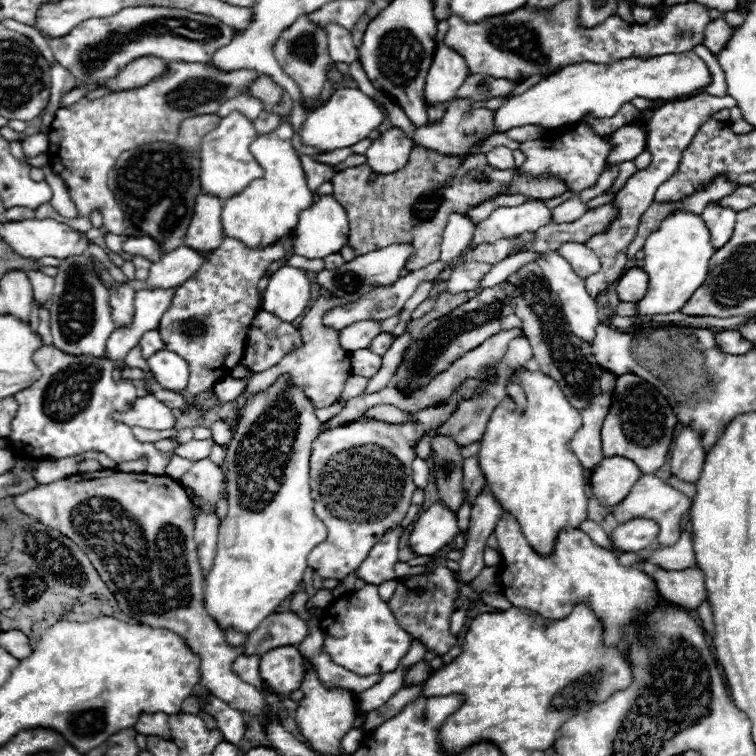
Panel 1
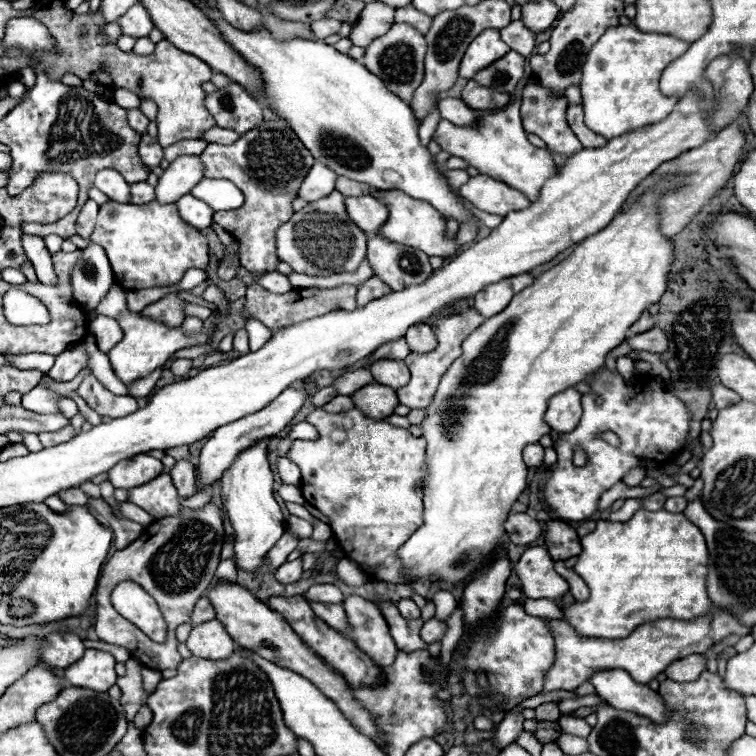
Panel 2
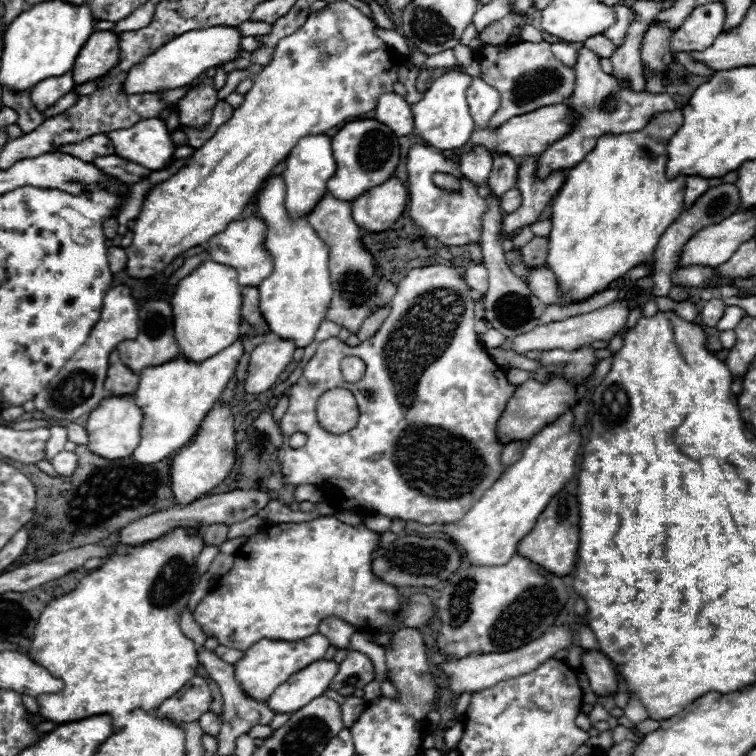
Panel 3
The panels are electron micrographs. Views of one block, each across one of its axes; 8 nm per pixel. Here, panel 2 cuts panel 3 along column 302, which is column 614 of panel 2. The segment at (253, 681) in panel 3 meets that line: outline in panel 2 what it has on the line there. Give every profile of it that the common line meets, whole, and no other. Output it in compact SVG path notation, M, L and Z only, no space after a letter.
M710 608L708 614L696 618L696 620L654 620L638 626L630 636L622 640L608 640L608 638L588 638L578 634L570 624L564 620L548 620L550 628L554 632L556 640L556 660L554 666L548 670L544 678L544 690L542 692L554 692L554 690L574 690L580 684L588 682L588 678L596 670L608 670L608 668L622 668L630 672L630 676L636 682L648 684L654 680L660 672L664 672L672 662L690 656L690 654L704 654L714 644L722 642L724 638L738 634L746 636L750 634L750 628L736 622L728 610L716 610Z

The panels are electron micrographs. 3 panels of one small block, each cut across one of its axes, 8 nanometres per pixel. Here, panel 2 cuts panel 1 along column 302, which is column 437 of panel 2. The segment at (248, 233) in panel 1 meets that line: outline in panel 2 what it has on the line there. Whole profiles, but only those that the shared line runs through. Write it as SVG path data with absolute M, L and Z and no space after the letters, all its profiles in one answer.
M196 2L196 6L218 26L224 42L228 42L250 66L256 66L256 70L260 70L262 90L258 92L256 100L266 104L276 116L280 116L282 120L288 122L288 126L292 126L294 134L312 152L316 162L324 162L324 166L328 166L336 174L348 176L358 182L366 182L372 188L378 190L396 188L416 200L426 200L446 220L454 218L458 222L466 222L474 218L472 212L456 198L456 190L450 188L446 176L432 166L432 154L428 152L426 146L420 144L418 122L414 118L412 108L396 94L390 94L390 90L382 84L382 80L376 78L372 72L368 72L360 62L352 60L350 56L338 52L334 46L324 44L320 40L306 40L306 38L276 40L264 26L258 26L258 30L252 32L236 30L234 26L228 26L228 22L224 22L220 10L208 10L208 6L200 6L200 2Z

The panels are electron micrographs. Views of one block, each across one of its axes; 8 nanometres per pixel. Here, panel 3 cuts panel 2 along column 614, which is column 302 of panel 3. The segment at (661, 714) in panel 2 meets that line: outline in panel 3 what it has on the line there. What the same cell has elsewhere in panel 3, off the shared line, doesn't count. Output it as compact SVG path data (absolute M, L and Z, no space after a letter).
M318 660L312 666L292 674L288 682L284 682L276 692L268 698L268 708L276 714L294 714L296 710L304 708L310 700L324 694L328 684L338 672L336 662Z

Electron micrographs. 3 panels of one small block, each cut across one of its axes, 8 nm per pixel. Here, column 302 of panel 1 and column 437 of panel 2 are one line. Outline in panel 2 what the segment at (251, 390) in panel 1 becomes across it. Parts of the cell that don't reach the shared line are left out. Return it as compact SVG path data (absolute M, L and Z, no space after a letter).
M468 308L468 310L460 310L456 314L448 314L448 316L440 316L434 320L432 324L432 330L438 338L438 346L434 350L430 350L428 354L408 354L408 358L404 358L406 366L410 368L410 382L402 388L396 390L398 394L398 400L400 404L404 406L410 406L410 408L424 408L428 406L428 402L432 402L432 394L436 394L438 390L438 382L440 378L446 374L448 366L462 354L462 340L472 332L476 330L476 326L480 326L486 318L482 314L478 314L474 308Z

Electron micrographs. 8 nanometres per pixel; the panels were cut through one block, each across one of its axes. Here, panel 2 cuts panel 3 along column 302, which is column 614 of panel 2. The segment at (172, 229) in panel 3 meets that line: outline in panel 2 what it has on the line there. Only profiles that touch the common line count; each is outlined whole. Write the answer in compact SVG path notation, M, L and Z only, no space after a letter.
M630 20L628 24L616 24L600 36L600 40L588 52L584 74L580 82L584 118L586 124L604 138L616 138L624 132L638 130L652 122L666 118L676 106L676 96L664 96L658 90L658 80L664 68L688 50L688 42L676 40L668 34L640 32Z

